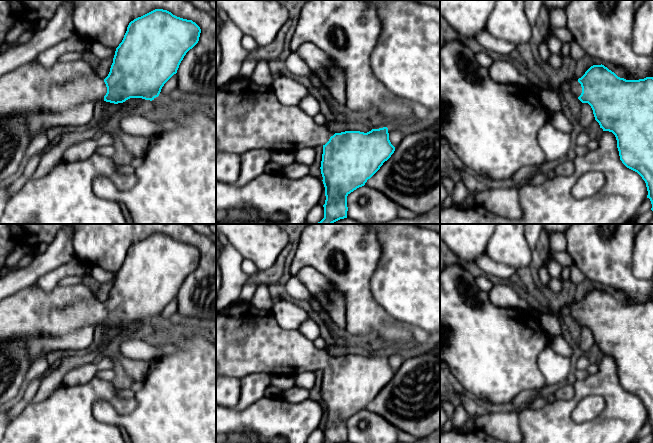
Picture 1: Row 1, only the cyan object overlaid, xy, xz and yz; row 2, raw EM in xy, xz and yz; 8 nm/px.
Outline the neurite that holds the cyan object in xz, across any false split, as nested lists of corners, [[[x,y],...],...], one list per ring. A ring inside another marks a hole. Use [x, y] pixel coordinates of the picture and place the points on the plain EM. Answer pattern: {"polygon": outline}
{"polygon": [[[237,300],[229,306],[216,311],[216,377],[227,376],[242,378],[252,373],[269,373],[271,376],[295,376],[306,371],[323,371],[321,398],[325,411],[325,428],[323,443],[347,442],[347,420],[359,411],[365,409],[395,375],[389,364],[388,352],[372,353],[364,357],[360,355],[345,355],[330,359],[325,349],[319,349],[314,342],[298,330],[285,330],[279,326],[271,310],[258,309],[251,302]]]}

